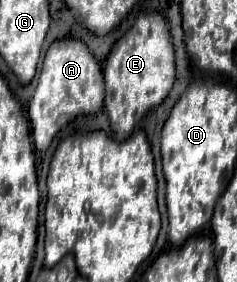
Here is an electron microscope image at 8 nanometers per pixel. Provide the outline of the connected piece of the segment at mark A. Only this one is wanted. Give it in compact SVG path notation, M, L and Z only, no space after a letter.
M77 39L55 41L45 59L35 95L29 103L29 123L33 131L33 143L39 153L47 151L55 135L75 121L79 115L95 115L103 109L103 73L101 65L89 53L87 45Z

